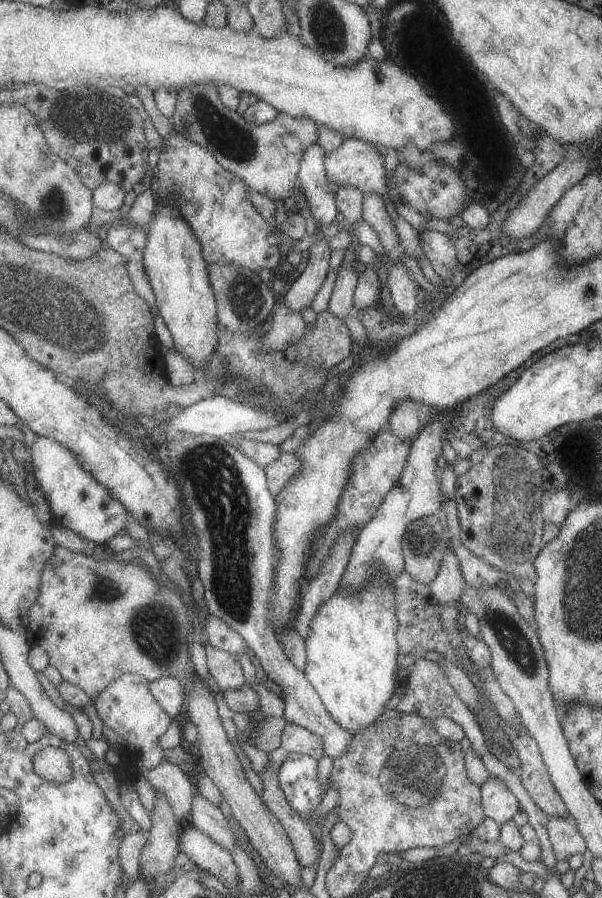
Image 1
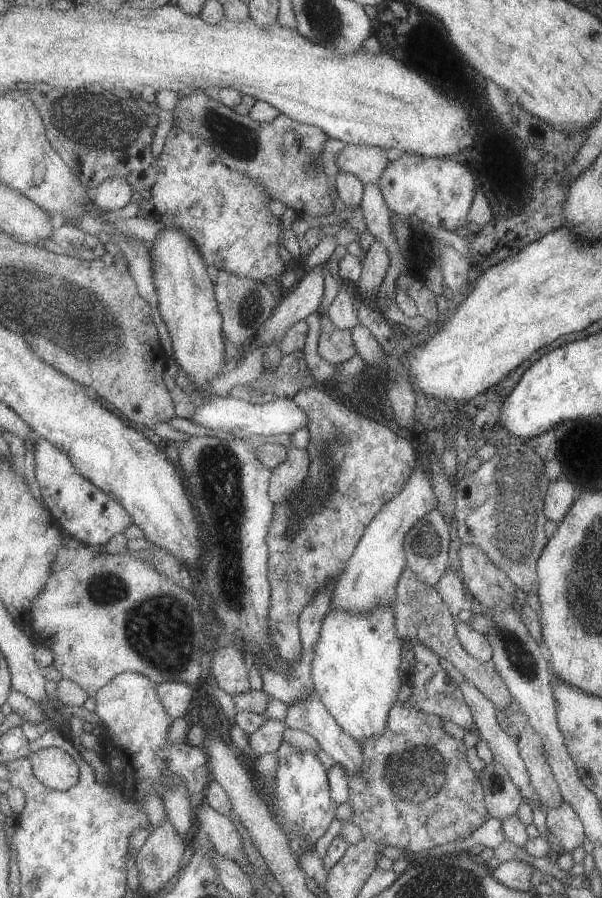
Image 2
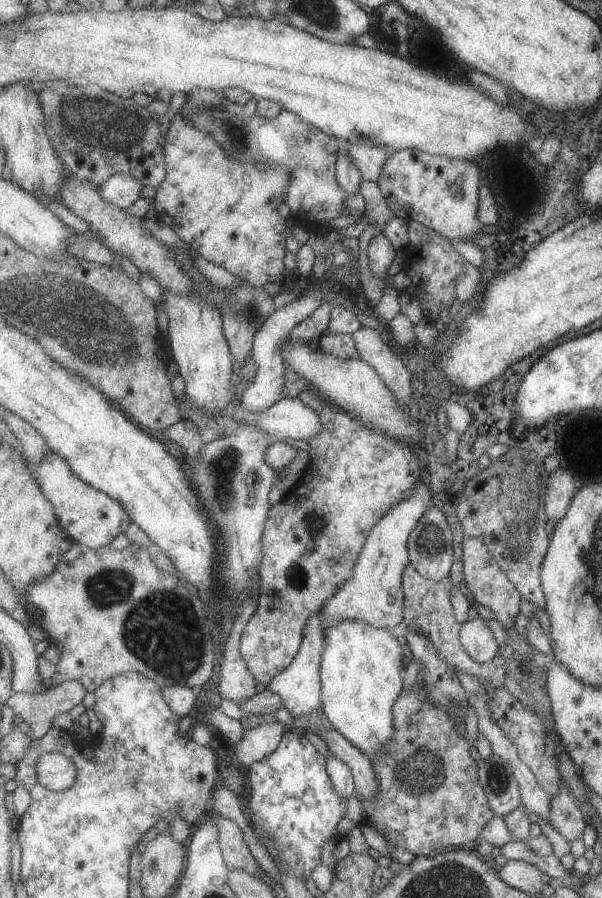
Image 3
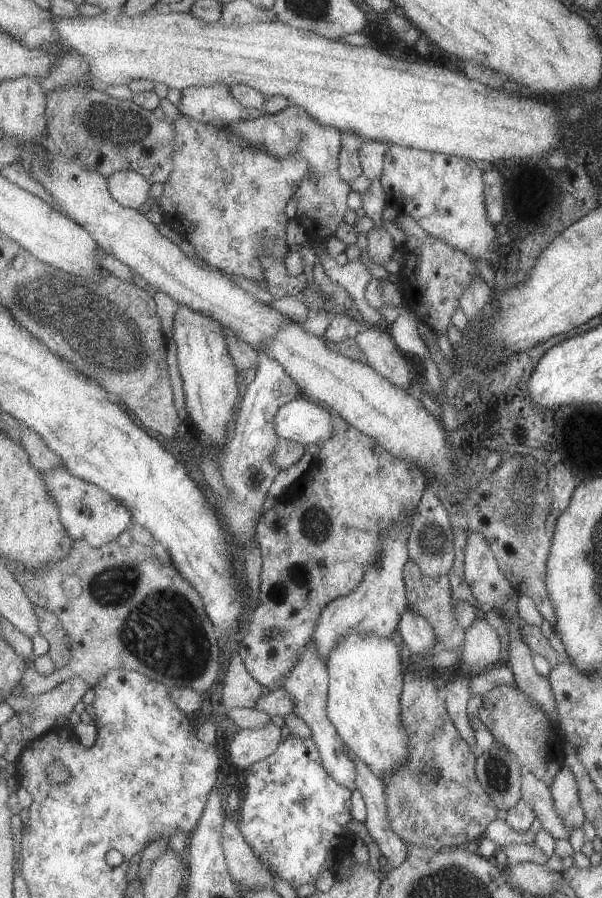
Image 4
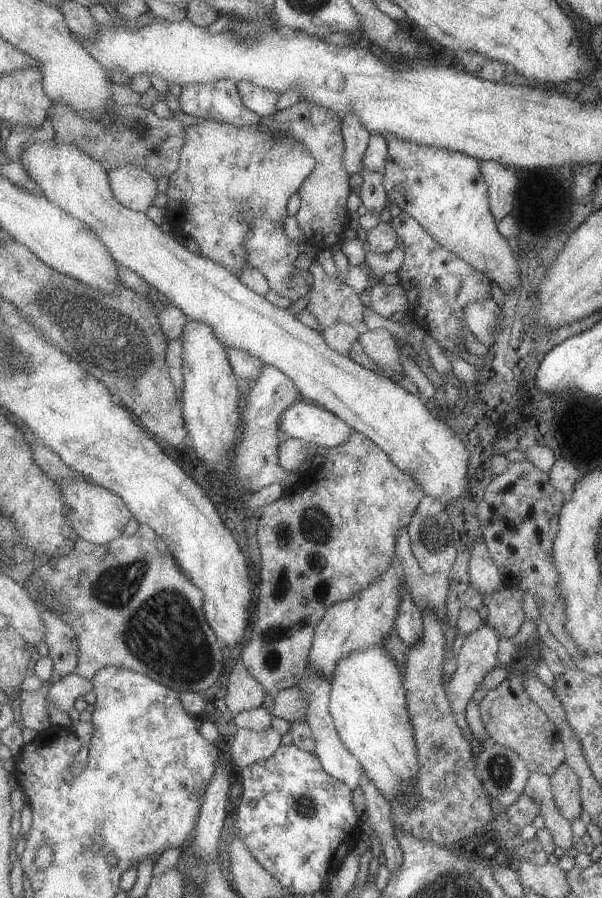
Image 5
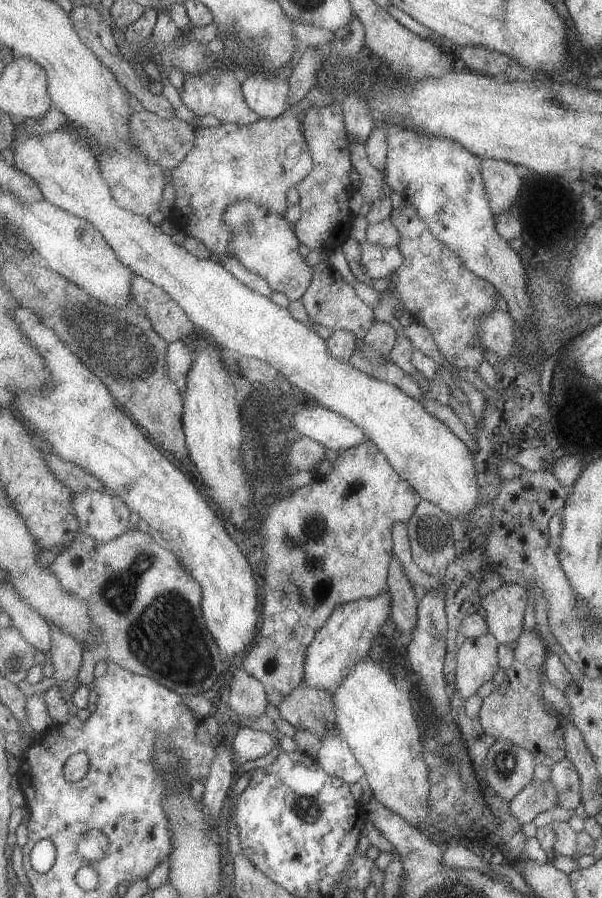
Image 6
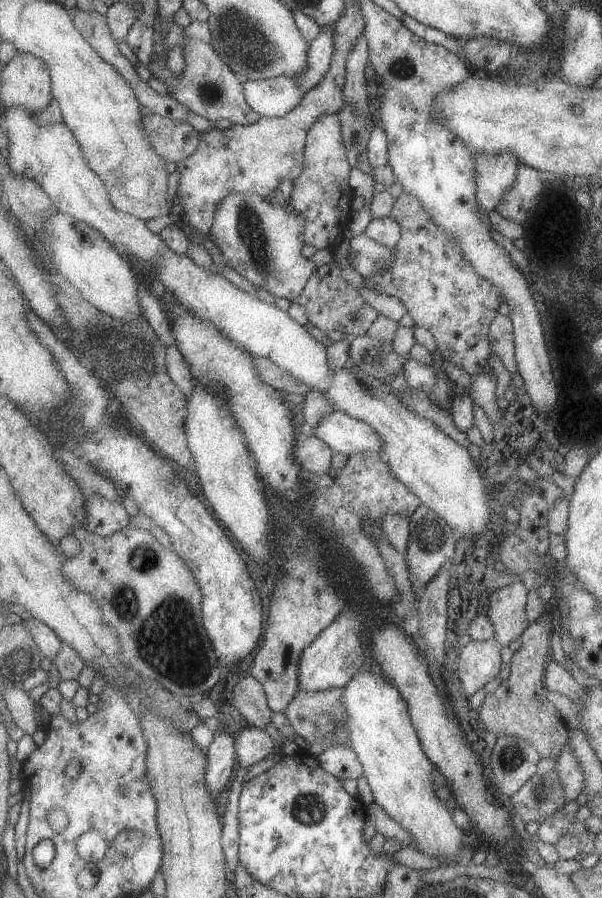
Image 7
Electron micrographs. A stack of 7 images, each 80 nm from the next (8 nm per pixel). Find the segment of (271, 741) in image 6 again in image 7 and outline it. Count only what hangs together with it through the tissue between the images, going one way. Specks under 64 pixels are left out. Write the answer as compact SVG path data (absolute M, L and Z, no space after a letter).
M245 726L234 739L237 766L251 766L271 754L273 741L268 732L253 726Z

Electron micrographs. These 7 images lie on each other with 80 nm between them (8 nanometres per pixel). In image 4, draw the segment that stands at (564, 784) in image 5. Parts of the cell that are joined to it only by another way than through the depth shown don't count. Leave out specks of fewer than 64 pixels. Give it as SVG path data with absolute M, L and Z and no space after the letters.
M562 765L557 771L549 787L556 813L564 825L569 830L580 826L585 819L584 812L580 805L574 774L567 765Z

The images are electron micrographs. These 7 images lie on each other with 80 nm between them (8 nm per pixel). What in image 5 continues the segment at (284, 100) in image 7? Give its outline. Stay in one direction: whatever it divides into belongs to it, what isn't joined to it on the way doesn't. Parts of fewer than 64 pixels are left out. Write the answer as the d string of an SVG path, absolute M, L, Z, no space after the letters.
M237 81L235 86L245 108L258 114L262 120L277 112L276 102L279 94L275 91L255 86L249 81Z

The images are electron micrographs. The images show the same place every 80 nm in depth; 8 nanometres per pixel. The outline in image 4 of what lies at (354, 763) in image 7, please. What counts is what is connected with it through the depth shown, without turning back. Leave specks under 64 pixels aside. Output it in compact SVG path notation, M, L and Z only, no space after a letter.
M312 638L300 652L297 662L286 674L281 688L285 689L294 702L294 715L301 718L310 730L310 739L316 744L321 766L339 786L352 791L356 788L356 770L351 757L344 749L344 744L337 734L336 728L330 723L326 715L326 696L328 689L328 672L326 664L317 652Z

